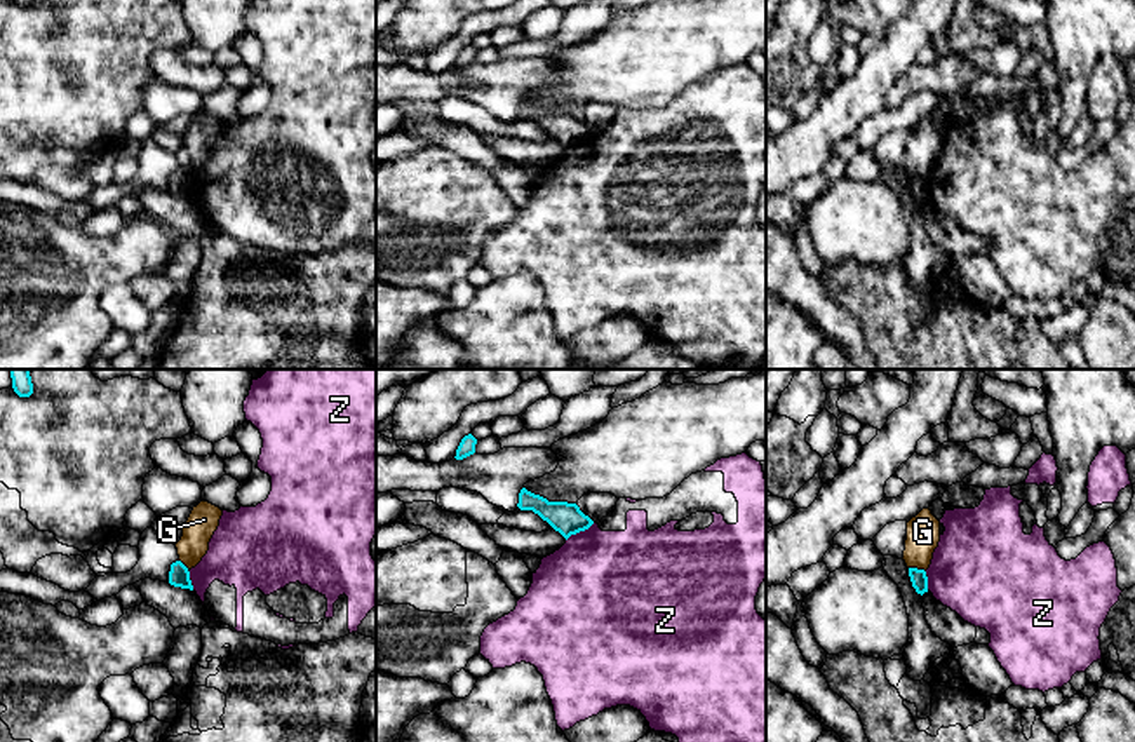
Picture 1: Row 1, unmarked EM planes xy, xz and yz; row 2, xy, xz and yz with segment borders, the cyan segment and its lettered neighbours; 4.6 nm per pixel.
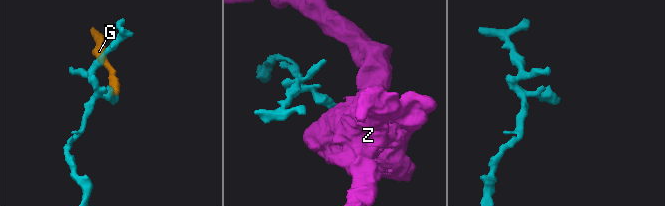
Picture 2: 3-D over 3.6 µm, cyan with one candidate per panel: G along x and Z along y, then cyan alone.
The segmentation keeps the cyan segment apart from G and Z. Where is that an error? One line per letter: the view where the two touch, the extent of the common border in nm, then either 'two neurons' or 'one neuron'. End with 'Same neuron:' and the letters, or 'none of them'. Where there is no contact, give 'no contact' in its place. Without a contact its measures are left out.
G: meets cyan in yz; contact 80 nm long; two neurons
Z: meets cyan in xz; contact 160 nm long; two neurons
Same neuron: none of them

